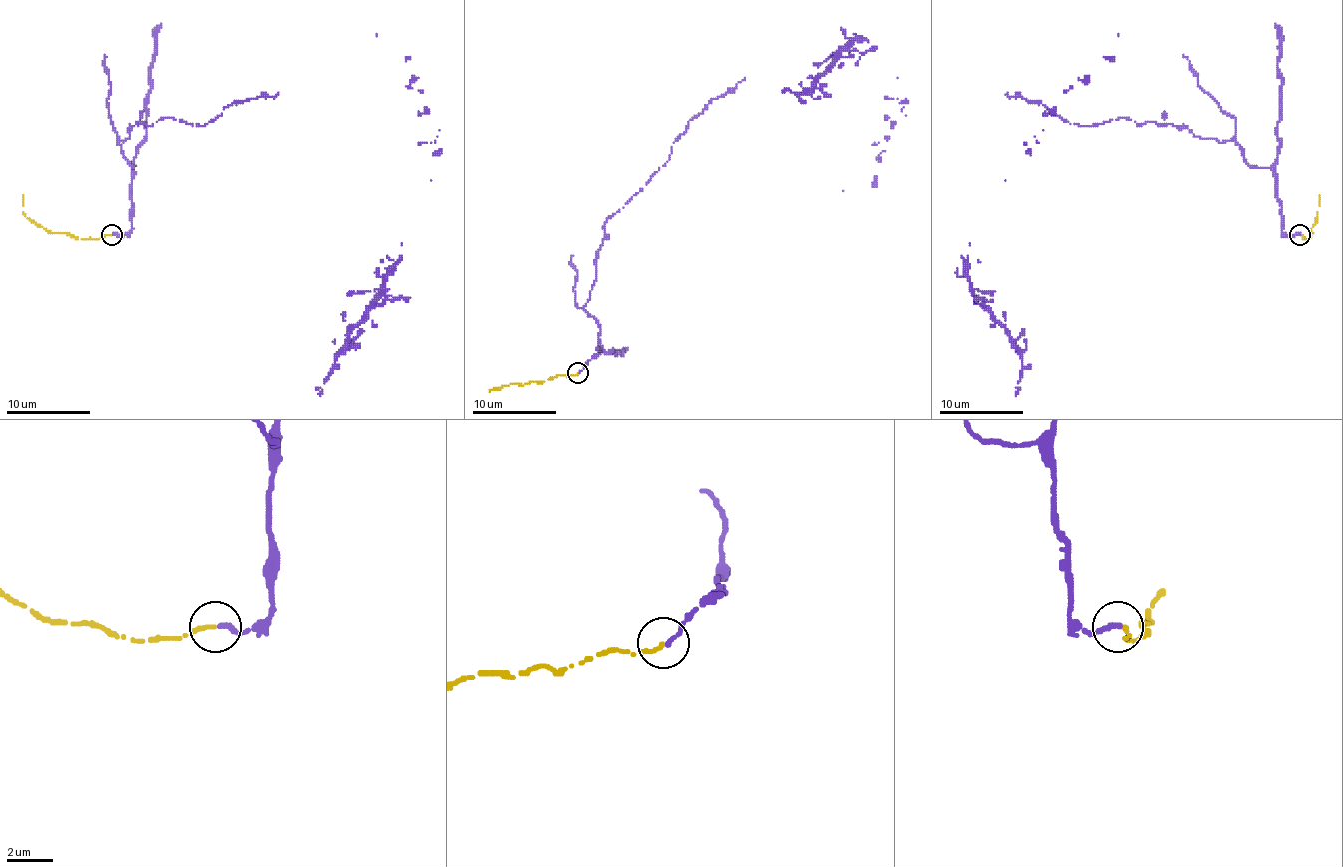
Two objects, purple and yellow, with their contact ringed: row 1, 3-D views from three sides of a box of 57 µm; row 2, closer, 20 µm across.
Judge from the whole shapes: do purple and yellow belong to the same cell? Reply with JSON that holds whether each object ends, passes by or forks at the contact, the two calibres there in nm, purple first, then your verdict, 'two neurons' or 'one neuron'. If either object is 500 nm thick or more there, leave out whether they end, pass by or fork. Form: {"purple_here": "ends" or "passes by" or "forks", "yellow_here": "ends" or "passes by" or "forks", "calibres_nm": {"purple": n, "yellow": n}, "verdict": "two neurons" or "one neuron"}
{"purple_here": "ends", "yellow_here": "ends", "calibres_nm": {"purple": 240, "yellow": 200}, "verdict": "one neuron"}

